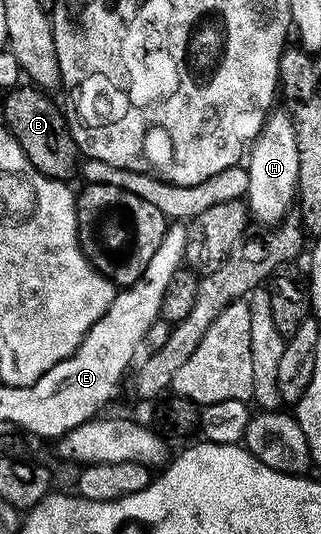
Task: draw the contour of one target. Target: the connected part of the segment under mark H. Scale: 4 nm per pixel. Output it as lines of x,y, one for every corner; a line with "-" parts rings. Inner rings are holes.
274,109
268,113
259,135
252,141
246,165
249,174
249,190
246,201
250,215
267,226
282,223
291,204
297,198
300,176
300,151
297,150
296,128
286,109

